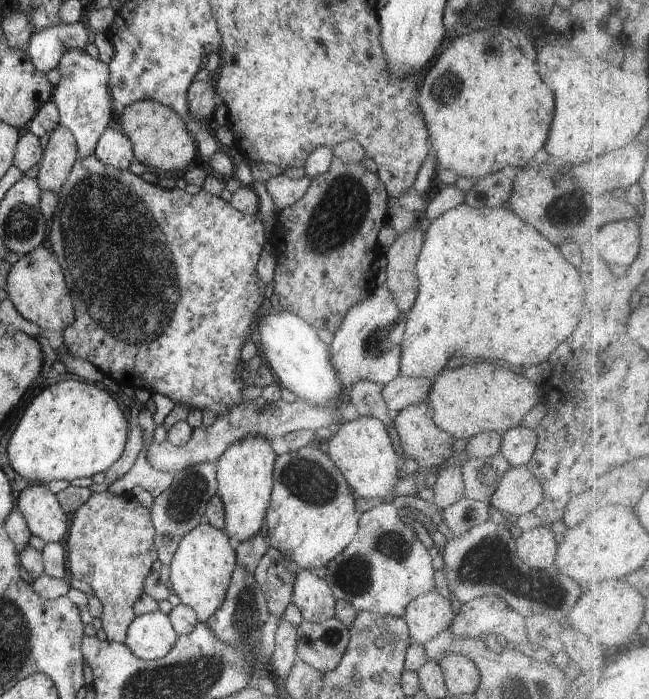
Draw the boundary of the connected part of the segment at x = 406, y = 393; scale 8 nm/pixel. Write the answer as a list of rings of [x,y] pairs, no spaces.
[[[398,375],[388,384],[383,385],[381,396],[393,414],[410,405],[427,400],[432,382],[424,377]]]

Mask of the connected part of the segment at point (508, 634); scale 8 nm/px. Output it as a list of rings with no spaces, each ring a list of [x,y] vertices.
[[[488,595],[461,604],[460,610],[453,618],[453,623],[449,626],[449,631],[461,639],[480,639],[487,634],[496,634],[504,636],[512,647],[525,648],[530,641],[524,623],[524,617],[513,611],[502,599]]]

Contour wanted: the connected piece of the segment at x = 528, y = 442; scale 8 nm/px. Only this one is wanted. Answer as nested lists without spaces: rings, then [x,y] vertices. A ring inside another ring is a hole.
[[[514,427],[501,435],[499,452],[512,467],[525,465],[534,454],[537,432],[526,427]]]

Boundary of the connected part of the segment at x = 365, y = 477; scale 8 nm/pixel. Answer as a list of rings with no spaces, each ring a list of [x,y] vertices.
[[[360,416],[345,422],[327,442],[327,453],[344,475],[355,498],[382,499],[392,497],[398,480],[400,461],[392,447],[387,428],[376,417]]]

